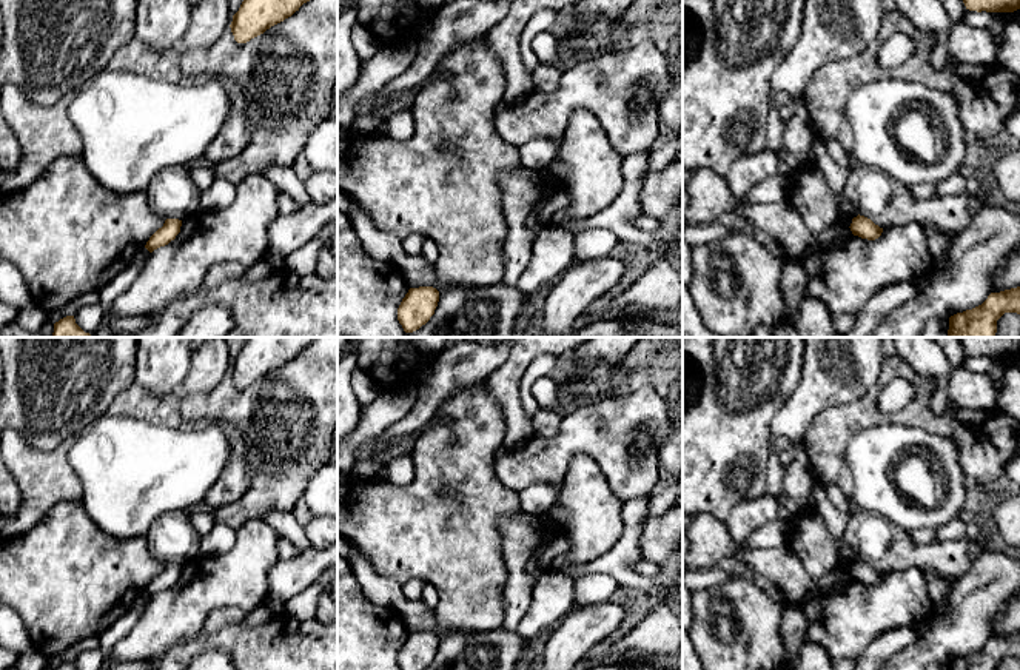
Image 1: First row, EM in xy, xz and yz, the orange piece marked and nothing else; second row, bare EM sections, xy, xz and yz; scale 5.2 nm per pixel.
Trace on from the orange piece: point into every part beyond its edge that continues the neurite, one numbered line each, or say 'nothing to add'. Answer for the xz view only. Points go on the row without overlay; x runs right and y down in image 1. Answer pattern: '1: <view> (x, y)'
nothing to add

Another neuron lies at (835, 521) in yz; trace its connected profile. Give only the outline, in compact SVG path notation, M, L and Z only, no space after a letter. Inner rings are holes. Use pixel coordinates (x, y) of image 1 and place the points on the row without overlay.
M815 482L809 491L807 507L810 507L826 524L830 536L837 541L844 541L844 530L849 522L849 514L840 511L827 497L826 487Z

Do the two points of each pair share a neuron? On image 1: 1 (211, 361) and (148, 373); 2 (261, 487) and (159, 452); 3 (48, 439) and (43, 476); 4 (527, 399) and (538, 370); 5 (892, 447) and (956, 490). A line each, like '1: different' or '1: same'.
1: different
2: different
3: different
4: same
5: same

